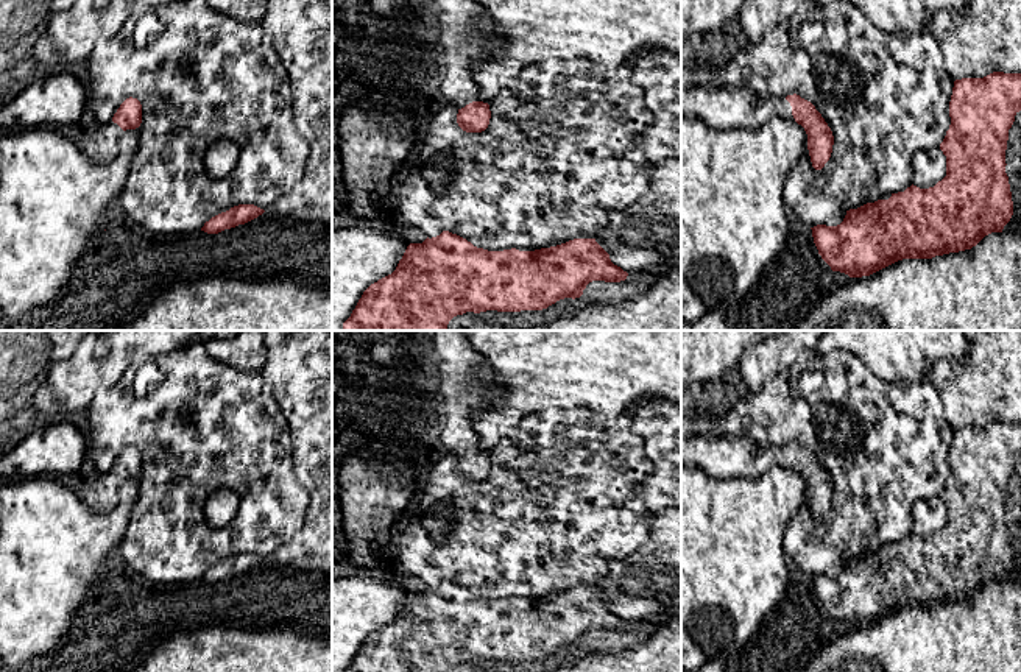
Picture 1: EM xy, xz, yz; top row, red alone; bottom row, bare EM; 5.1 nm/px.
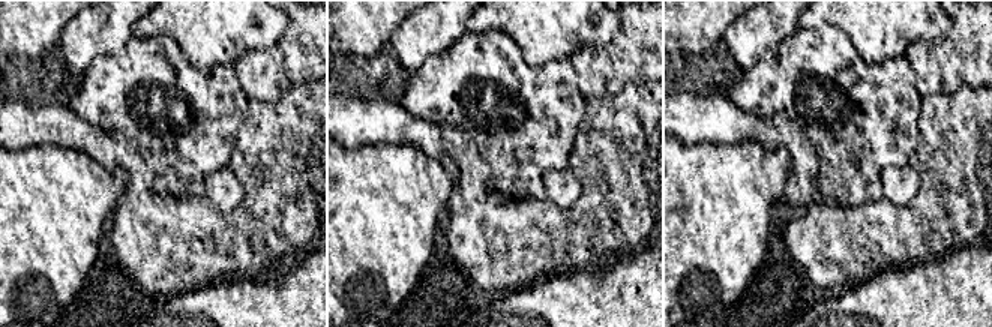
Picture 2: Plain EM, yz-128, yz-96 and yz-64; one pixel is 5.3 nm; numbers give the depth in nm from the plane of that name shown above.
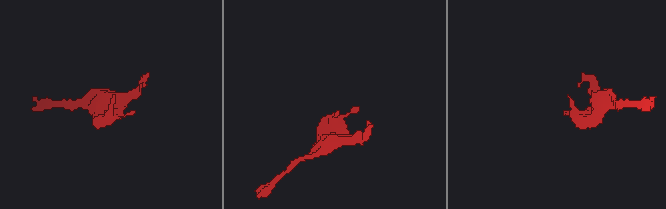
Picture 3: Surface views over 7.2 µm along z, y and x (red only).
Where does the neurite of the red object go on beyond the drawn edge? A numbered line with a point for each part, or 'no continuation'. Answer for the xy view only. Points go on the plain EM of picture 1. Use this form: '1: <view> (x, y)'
1: xy (109, 484)

